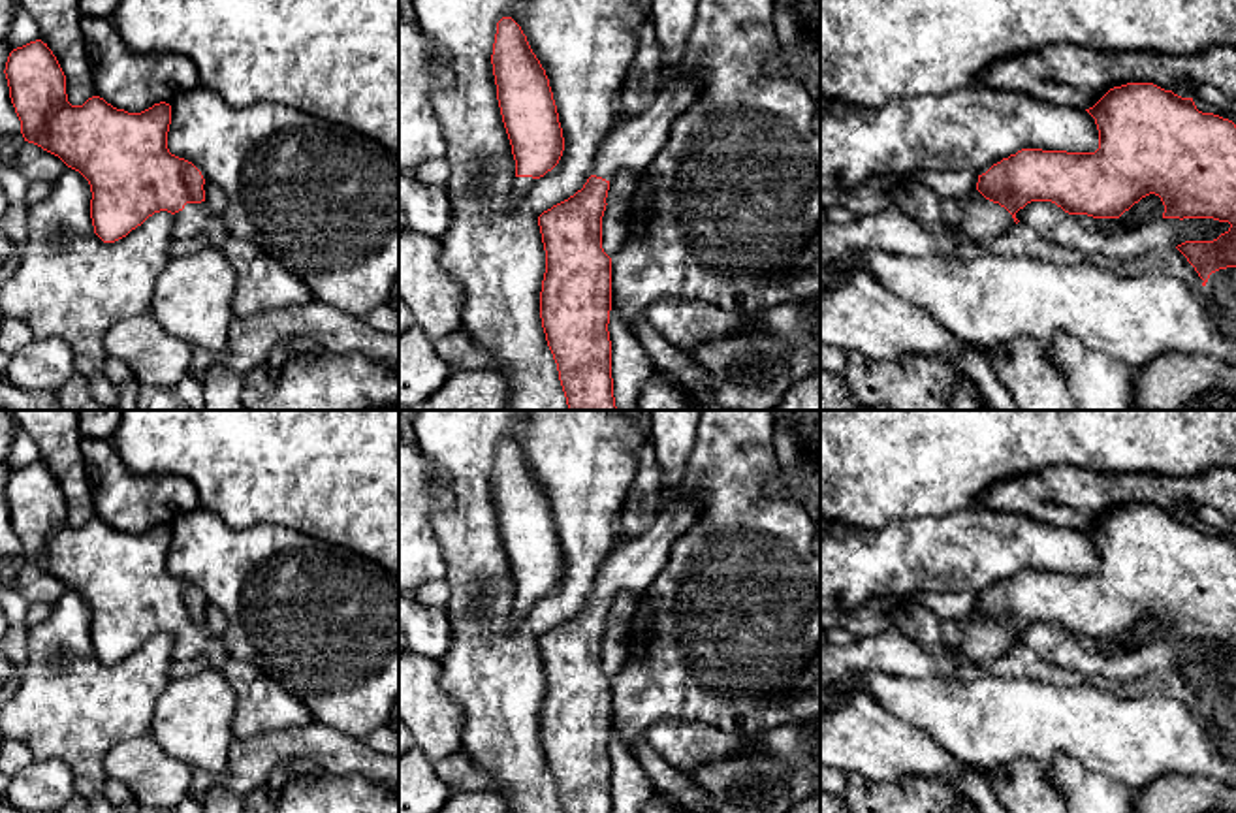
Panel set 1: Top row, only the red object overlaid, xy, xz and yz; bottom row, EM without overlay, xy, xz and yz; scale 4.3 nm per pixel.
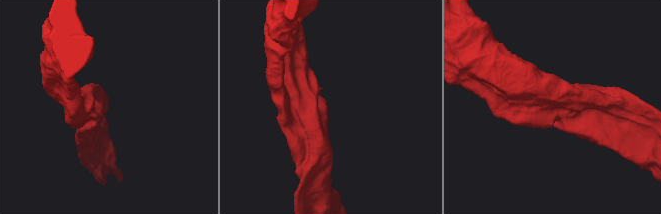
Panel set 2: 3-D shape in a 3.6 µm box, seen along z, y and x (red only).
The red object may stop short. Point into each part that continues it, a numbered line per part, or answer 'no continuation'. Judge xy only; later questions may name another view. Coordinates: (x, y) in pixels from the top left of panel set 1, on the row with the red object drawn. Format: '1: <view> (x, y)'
1: xy (194, 221)

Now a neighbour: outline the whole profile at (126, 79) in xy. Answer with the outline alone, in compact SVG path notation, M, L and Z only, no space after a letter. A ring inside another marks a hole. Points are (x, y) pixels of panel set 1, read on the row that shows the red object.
M83 17L81 30L96 96L117 109L141 113L201 85L190 58L173 53L143 55L130 49L111 17Z

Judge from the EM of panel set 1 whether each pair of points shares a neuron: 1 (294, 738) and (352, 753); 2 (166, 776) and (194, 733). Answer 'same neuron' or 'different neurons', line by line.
1: same neuron
2: different neurons

